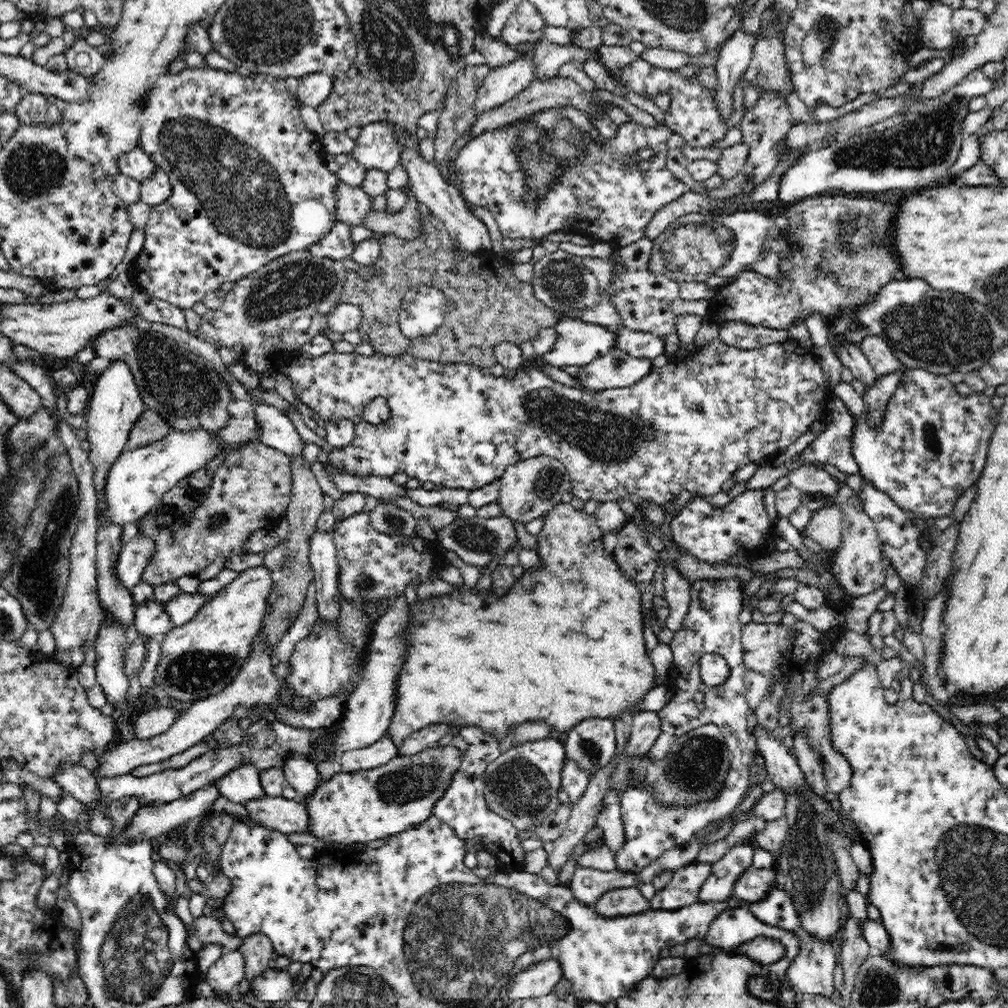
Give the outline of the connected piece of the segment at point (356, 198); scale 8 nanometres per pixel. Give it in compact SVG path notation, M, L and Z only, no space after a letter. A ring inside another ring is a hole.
M342 182L338 186L336 197L338 197L338 222L346 223L351 227L360 225L370 212L370 200L373 196L366 194L360 187Z

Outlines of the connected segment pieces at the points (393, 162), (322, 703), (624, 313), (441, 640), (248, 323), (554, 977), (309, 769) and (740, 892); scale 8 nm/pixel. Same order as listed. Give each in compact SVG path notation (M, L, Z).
M384 121L383 123L370 123L362 126L360 135L355 139L352 154L348 156L367 170L381 170L390 172L402 160L401 146L397 140L395 125Z
M340 692L336 696L320 698L309 709L301 711L290 709L290 707L276 707L271 711L278 716L282 724L318 732L320 729L330 729L339 722L348 695Z
M644 236L628 246L618 248L616 258L613 256L608 258L612 269L610 283L614 291L609 302L616 307L616 311L620 313L620 319L628 328L649 332L665 339L676 328L677 316L672 312L670 303L679 297L679 283L649 270L647 266L652 253L653 240Z
M560 503L554 511L543 516L543 529L536 535L538 547L535 549L539 554L540 565L524 569L521 578L504 593L498 596L494 589L490 588L487 593L473 590L466 584L458 584L450 594L434 595L428 598L418 598L418 602L410 605L414 620L412 626L424 626L420 632L416 632L416 648L412 648L412 660L408 660L408 666L400 674L398 686L398 708L394 714L387 734L392 742L400 748L402 740L425 726L431 724L449 724L456 728L476 725L481 730L494 736L496 740L502 740L506 736L510 726L519 726L531 720L548 722L558 732L571 732L580 722L588 719L612 718L626 714L626 708L638 704L642 696L654 688L654 666L650 658L646 656L644 648L644 636L642 636L642 600L640 589L627 575L622 573L614 554L606 552L602 537L604 532L598 526L596 516L588 514L585 510L576 510L570 504Z
M310 250L292 251L280 259L271 260L258 271L235 281L234 287L224 294L225 298L218 310L212 310L206 305L202 308L202 316L196 329L198 338L202 338L201 342L210 344L215 350L222 346L232 348L238 360L258 375L274 376L301 356L299 348L303 344L310 342L322 330L328 330L328 312L334 311L335 306L340 303L340 294L348 272L341 260L318 258Z
M550 958L540 961L523 972L516 972L507 986L500 990L497 999L507 1002L546 996L553 992L556 984L562 979L564 979L564 972L558 960Z
M290 753L281 769L300 801L309 797L322 782L316 763L306 760L306 757L302 757L302 753Z
M752 866L742 872L740 880L736 880L733 894L740 900L759 903L766 900L770 890L774 890L778 884L779 875L775 868L758 870Z

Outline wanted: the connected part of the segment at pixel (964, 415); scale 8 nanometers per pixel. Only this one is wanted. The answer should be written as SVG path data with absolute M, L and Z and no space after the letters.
M910 369L902 374L895 394L890 396L890 402L884 409L884 422L878 430L869 424L863 396L855 392L851 384L840 381L834 388L834 394L844 402L854 419L851 449L861 480L888 494L900 509L910 510L926 519L949 516L958 498L980 478L996 426L990 418L991 398L983 393L973 392L964 398L945 375Z

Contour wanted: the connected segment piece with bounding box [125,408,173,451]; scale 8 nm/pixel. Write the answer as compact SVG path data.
M145 408L134 422L134 426L130 428L125 448L132 451L148 446L164 439L172 431L172 427L156 411Z

